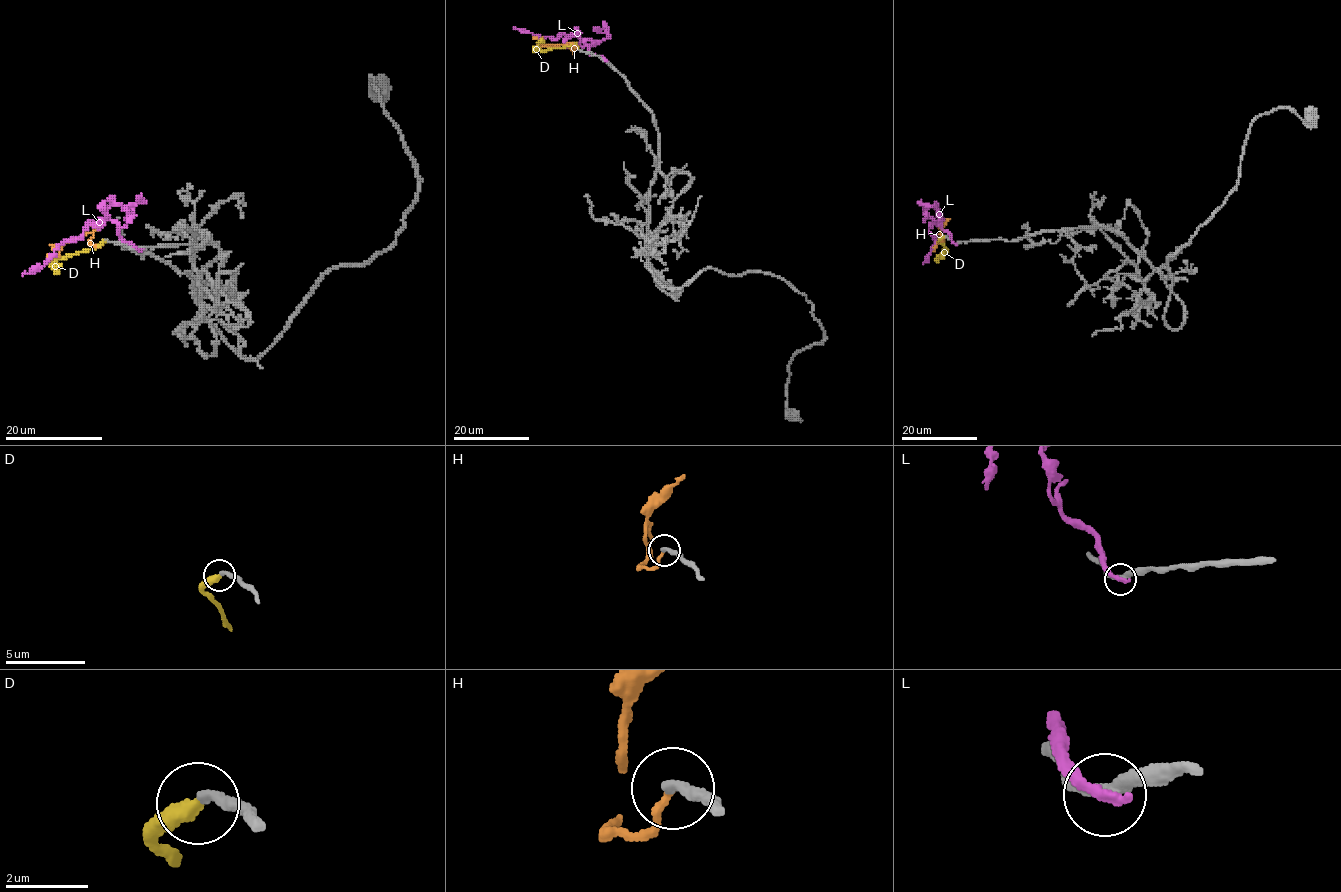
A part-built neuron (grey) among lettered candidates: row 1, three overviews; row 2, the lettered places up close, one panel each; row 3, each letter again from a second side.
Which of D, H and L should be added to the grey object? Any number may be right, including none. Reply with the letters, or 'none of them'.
D

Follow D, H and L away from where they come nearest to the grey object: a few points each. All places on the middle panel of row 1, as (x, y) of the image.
D: (577, 47), (573, 44), (542, 50), (538, 45), (540, 40)
H: (577, 48), (568, 43), (545, 45), (541, 39), (532, 37)
L: (604, 60), (593, 56), (589, 45), (567, 45), (561, 33), (557, 39), (540, 39), (513, 26)

